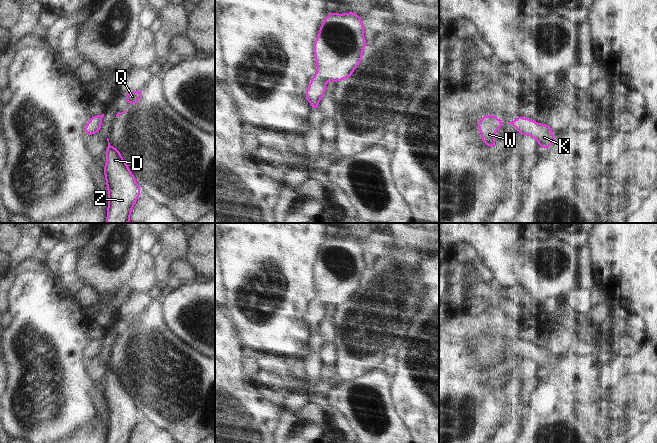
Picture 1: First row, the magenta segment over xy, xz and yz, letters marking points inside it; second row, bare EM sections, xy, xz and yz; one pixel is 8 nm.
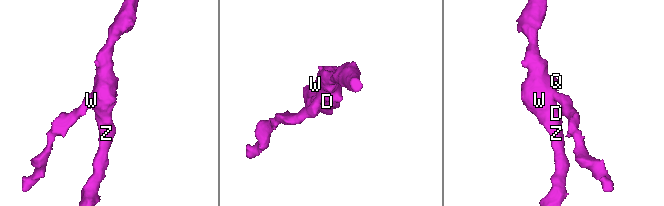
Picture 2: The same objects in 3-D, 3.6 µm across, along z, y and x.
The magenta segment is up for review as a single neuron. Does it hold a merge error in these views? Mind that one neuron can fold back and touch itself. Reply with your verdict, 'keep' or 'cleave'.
keep

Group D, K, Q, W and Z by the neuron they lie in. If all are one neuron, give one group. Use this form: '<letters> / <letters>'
D K Q W Z

